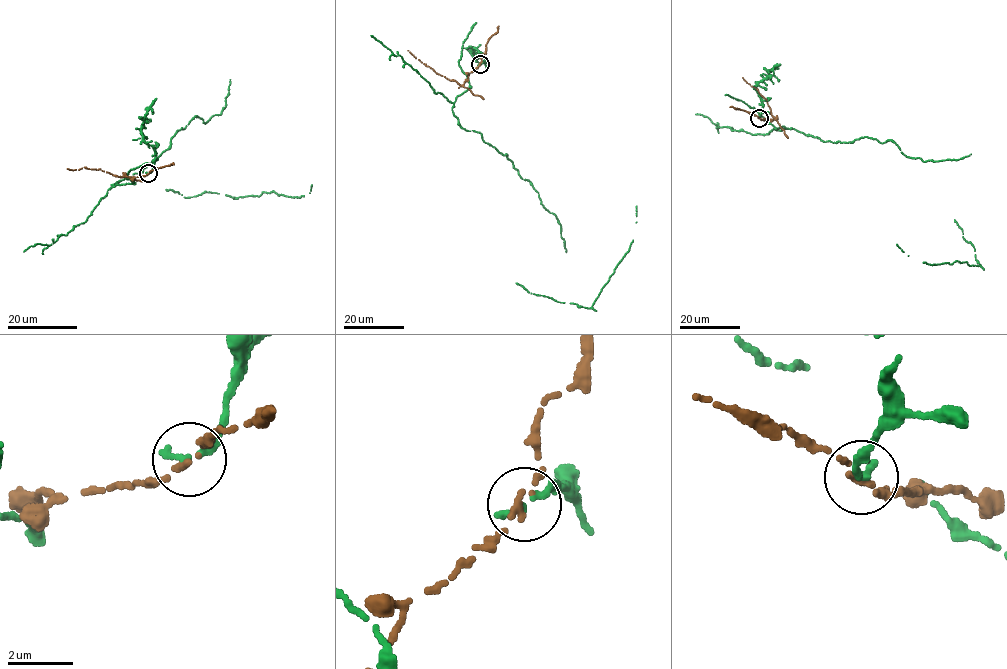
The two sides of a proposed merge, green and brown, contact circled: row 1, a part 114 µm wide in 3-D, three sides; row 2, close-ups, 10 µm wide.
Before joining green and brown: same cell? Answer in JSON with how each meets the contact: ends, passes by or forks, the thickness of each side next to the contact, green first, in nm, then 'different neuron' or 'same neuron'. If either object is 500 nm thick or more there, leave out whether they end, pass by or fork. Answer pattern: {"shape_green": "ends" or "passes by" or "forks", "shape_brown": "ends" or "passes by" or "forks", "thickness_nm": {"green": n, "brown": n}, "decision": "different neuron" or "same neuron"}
{"shape_green": "ends", "shape_brown": "passes by", "thickness_nm": {"green": 280, "brown": 180}, "decision": "different neuron"}

